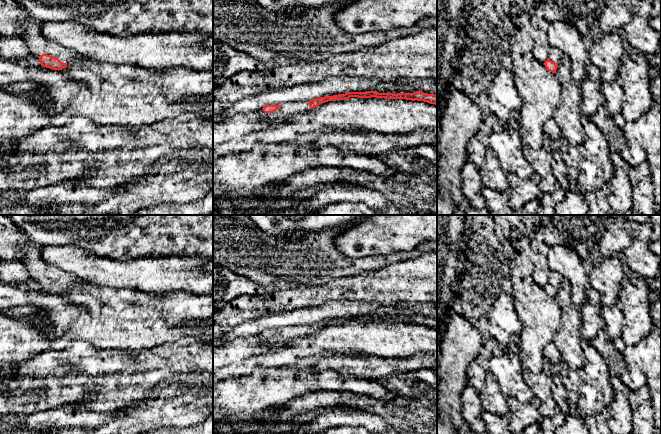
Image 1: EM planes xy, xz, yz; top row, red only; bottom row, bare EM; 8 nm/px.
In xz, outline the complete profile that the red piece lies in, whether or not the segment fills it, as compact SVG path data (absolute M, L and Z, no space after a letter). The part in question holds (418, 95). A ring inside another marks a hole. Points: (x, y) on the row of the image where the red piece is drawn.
M374 91L366 92L348 92L345 94L338 94L333 96L325 96L310 101L298 101L298 102L289 102L282 105L266 105L262 109L259 109L257 112L261 116L268 116L272 118L291 118L299 113L306 112L312 108L317 107L318 105L335 100L347 100L350 97L358 98L386 98L386 99L406 99L412 101L424 101L430 104L437 105L437 95L427 94L422 91L416 91L414 93L379 93Z

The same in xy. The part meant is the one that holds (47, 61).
M32 19L18 22L16 34L25 40L31 54L39 58L43 67L59 71L66 68L69 62L86 59L86 57L45 38L40 32L38 22Z

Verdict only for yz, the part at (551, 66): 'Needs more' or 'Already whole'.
Needs more

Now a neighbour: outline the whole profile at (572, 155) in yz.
M581 117L585 131L582 144L571 145L563 136L558 149L567 167L578 170L578 188L583 195L608 185L613 176L612 153L607 138L587 117Z

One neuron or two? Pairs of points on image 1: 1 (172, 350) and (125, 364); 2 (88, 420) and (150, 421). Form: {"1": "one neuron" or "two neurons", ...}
{"1": "one neuron", "2": "two neurons"}

